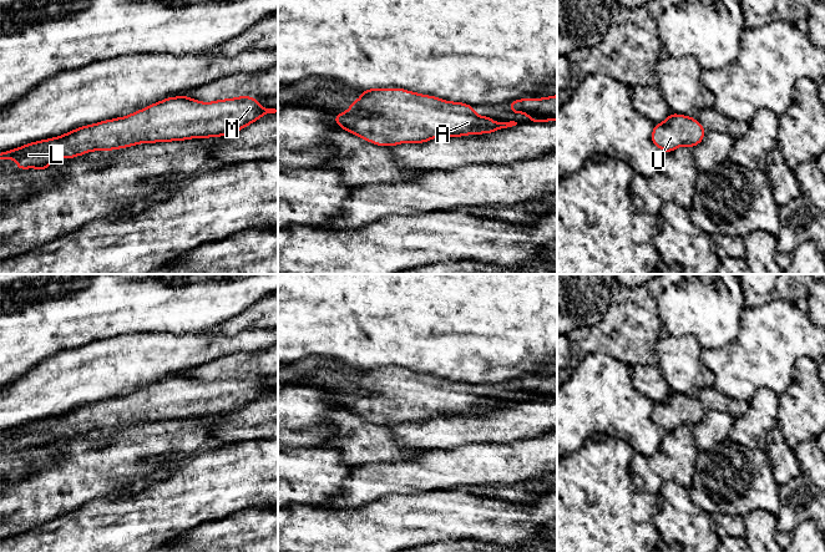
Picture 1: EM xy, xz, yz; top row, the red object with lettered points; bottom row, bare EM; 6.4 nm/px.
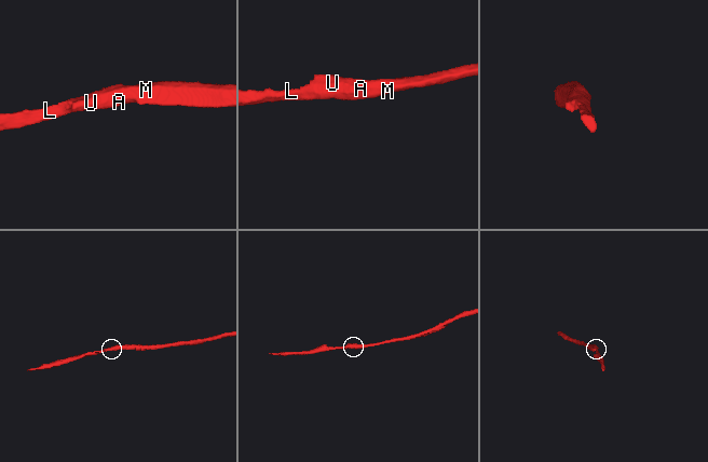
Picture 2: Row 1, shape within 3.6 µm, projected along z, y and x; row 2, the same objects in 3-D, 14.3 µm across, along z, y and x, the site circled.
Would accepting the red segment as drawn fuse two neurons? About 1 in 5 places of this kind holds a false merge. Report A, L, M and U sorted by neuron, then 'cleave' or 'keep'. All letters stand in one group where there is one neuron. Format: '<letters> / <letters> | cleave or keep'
A L M U | keep

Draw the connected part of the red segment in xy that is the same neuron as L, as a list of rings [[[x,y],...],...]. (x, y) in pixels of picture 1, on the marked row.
[[[182,95],[125,117],[82,126],[62,136],[0,152],[0,161],[16,159],[15,169],[37,168],[44,172],[59,158],[74,158],[91,151],[233,135],[262,116],[275,112],[275,108],[263,108],[250,96],[199,102]]]

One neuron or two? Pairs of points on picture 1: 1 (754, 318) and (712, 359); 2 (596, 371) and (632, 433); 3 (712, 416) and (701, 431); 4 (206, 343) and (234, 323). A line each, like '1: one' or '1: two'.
1: one
2: one
3: one
4: two

